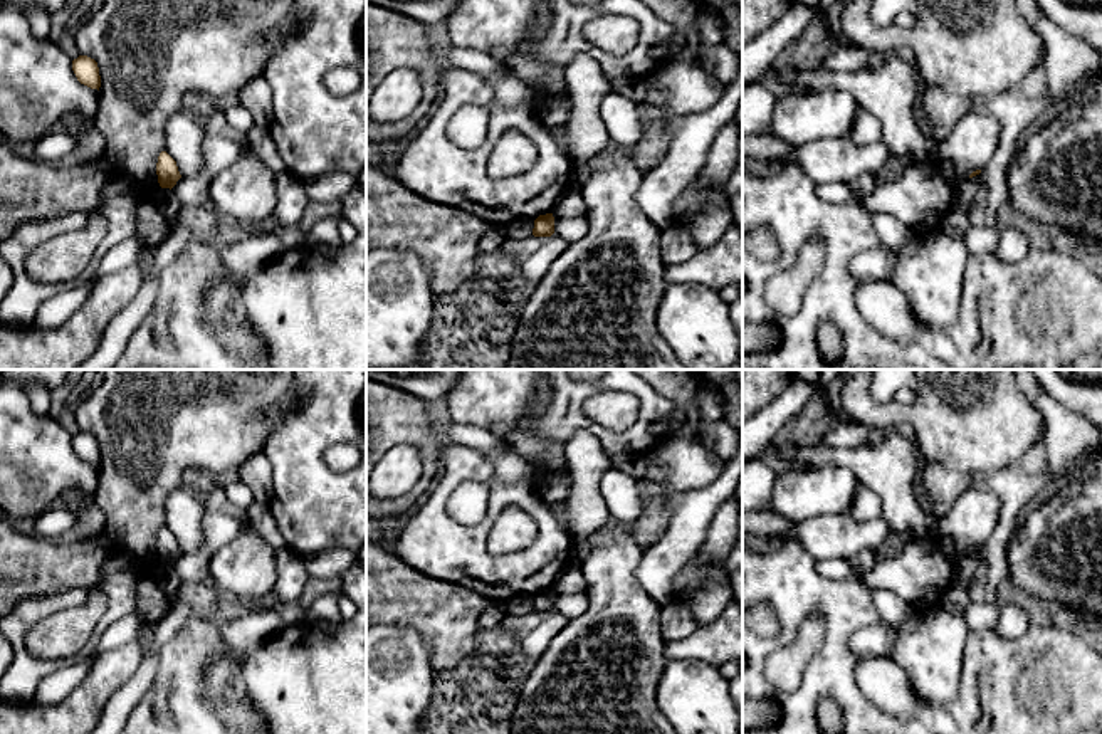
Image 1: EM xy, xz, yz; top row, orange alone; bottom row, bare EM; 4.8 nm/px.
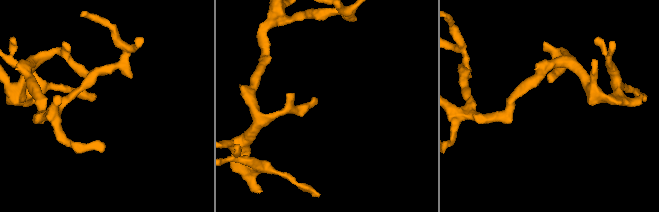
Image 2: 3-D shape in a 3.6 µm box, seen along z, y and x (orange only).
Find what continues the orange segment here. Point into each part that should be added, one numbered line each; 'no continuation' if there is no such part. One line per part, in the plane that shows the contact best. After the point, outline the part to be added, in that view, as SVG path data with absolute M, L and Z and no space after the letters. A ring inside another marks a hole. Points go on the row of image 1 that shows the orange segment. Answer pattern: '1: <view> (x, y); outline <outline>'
no continuation

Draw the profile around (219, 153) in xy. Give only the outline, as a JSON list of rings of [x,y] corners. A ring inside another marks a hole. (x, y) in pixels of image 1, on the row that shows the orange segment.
[[[205,136],[203,168],[195,176],[181,176],[171,188],[181,208],[208,207],[210,181],[220,175],[227,166],[234,165],[244,153],[245,144],[235,143],[228,138]]]

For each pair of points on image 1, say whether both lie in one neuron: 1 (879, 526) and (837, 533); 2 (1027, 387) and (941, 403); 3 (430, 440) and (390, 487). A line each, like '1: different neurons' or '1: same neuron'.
1: same neuron
2: different neurons
3: different neurons

